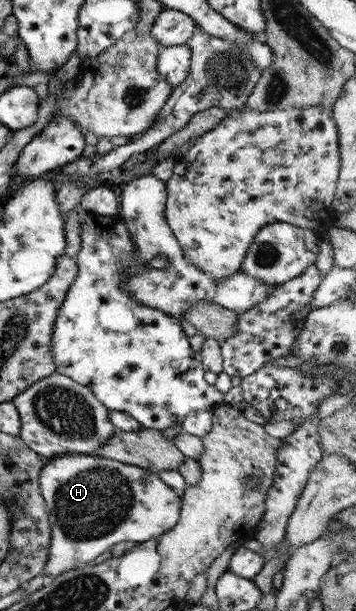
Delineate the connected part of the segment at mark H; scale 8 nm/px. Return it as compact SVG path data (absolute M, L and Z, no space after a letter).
M69 454L61 457L53 457L46 461L39 471L38 487L40 495L43 497L44 506L48 516L48 523L50 526L50 545L48 548L47 562L45 563L44 569L40 573L44 573L45 582L52 579L53 577L59 576L59 573L65 572L71 569L74 564L79 562L85 562L86 564L92 564L93 559L99 554L103 554L107 548L117 544L117 542L135 542L142 543L152 538L157 538L163 534L166 530L169 530L178 519L179 516L179 503L180 497L176 495L170 488L168 488L158 475L152 473L150 470L133 466L132 464L125 464L117 462L117 460L111 460L110 458L103 458L93 454L89 455L75 455Z

